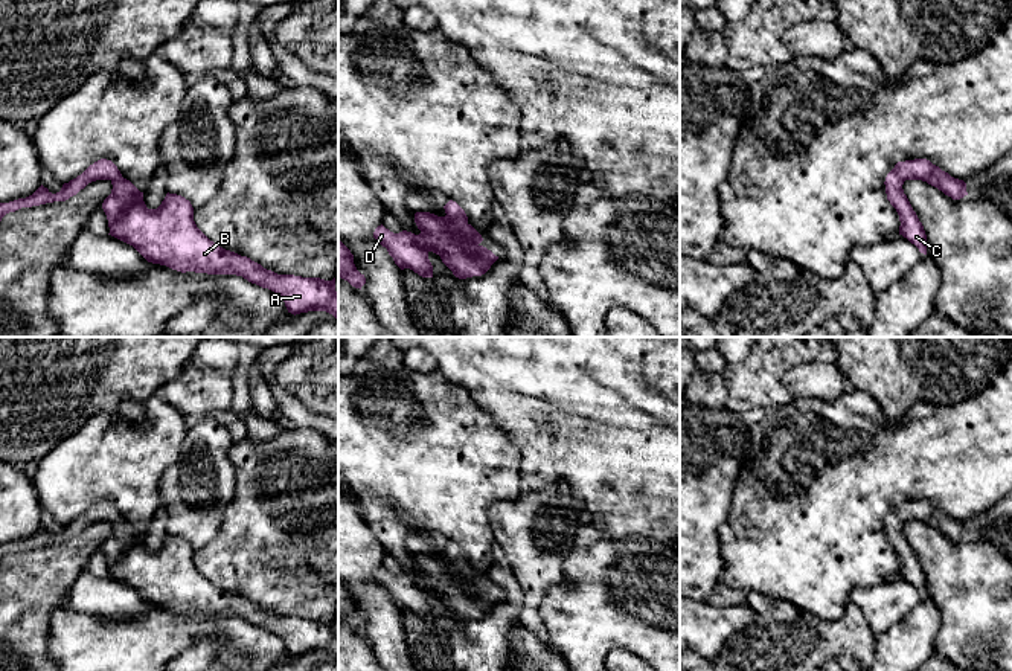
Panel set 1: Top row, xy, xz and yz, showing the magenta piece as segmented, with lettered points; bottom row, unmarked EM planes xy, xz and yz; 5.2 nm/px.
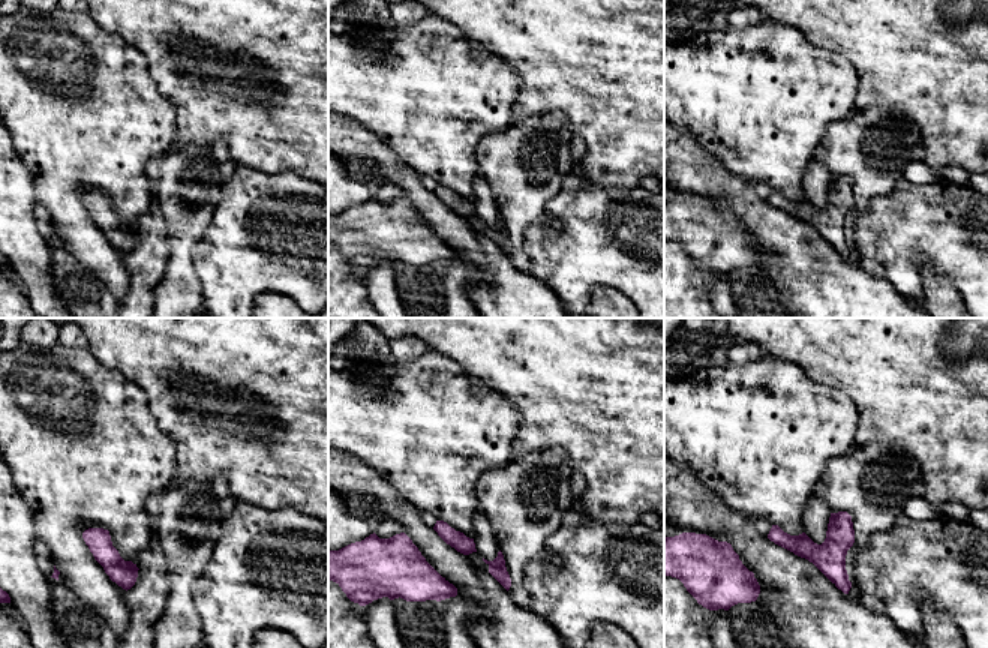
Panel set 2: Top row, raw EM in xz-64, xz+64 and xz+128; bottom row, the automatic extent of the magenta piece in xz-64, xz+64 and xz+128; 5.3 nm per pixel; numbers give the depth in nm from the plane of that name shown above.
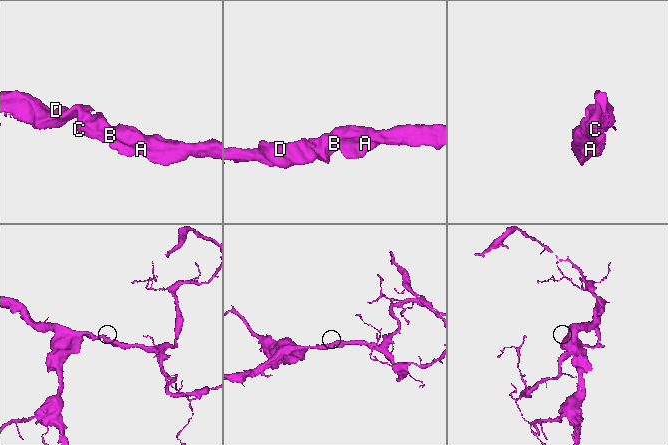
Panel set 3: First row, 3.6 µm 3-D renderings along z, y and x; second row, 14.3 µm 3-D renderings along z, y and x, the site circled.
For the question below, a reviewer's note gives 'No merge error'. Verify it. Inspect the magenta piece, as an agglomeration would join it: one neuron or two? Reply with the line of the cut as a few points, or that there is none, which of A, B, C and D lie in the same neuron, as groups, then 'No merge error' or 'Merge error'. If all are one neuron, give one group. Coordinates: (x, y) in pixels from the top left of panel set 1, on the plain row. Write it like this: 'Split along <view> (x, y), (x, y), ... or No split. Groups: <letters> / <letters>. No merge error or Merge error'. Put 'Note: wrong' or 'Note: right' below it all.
No split. Groups: A B C D. No merge error
Note: right

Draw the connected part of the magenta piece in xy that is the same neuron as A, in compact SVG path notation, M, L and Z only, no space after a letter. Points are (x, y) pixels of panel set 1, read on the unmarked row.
M107 500L90 506L81 517L64 525L56 535L41 526L26 540L0 544L0 563L6 555L21 549L66 543L96 522L110 522L113 526L111 535L102 544L110 569L108 576L133 587L148 604L181 615L242 618L279 636L288 654L294 657L326 653L338 662L335 619L325 622L277 616L247 598L216 587L197 569L189 541L168 534L157 551L148 551L143 534L123 520L117 508Z

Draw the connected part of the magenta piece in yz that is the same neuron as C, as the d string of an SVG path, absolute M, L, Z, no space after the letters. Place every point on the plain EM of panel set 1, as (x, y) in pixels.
M927 500L898 503L887 515L884 523L886 535L887 541L899 557L899 576L914 586L921 595L927 596L927 576L922 564L904 535L902 526L905 522L927 523L953 541L960 541L968 537L966 525L951 518L948 514L942 512Z

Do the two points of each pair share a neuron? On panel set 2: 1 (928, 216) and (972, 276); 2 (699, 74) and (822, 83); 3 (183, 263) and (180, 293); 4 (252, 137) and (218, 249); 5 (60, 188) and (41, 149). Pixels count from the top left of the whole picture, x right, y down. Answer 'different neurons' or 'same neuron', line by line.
1: same neuron
2: same neuron
3: same neuron
4: different neurons
5: same neuron

